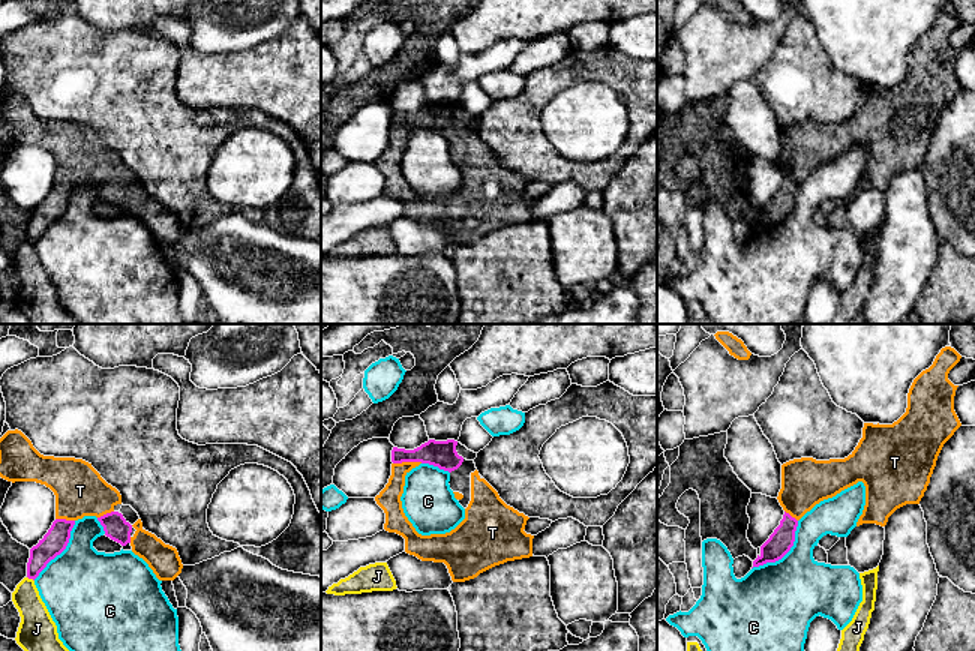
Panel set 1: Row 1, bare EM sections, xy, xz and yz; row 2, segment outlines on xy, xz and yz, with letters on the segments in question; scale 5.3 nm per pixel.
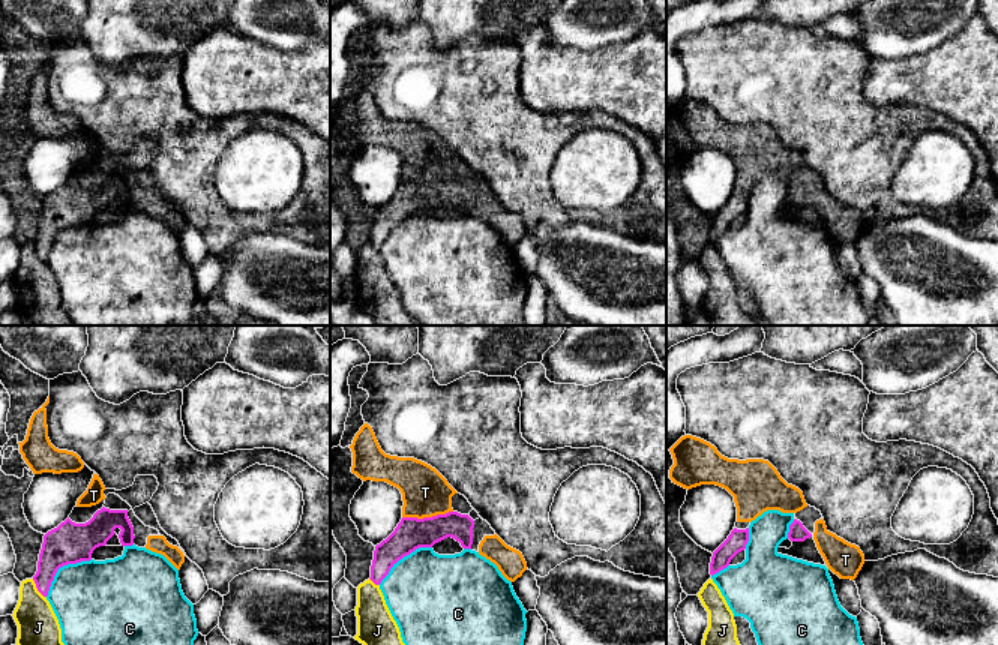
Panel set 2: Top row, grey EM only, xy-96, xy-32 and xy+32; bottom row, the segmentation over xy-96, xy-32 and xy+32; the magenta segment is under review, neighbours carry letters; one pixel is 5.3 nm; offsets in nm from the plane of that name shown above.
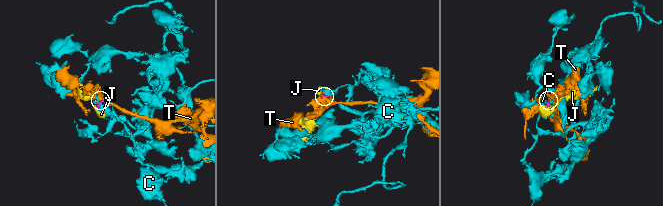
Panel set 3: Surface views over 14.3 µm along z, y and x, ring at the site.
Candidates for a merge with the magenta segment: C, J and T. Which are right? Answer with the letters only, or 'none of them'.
T

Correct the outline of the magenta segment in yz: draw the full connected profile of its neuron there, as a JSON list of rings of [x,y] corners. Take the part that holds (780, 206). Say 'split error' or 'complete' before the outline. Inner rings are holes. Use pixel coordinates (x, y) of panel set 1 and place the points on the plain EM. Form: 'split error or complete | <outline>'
complete | [[[784,176],[780,189],[760,210],[760,218],[753,225],[753,231],[782,224],[794,210],[798,184]]]

